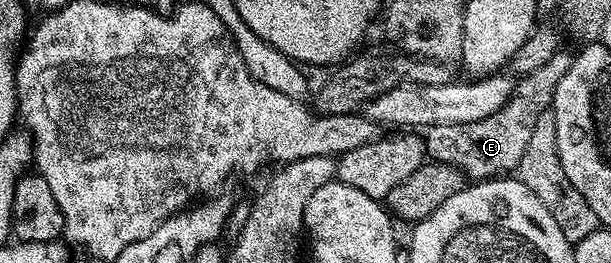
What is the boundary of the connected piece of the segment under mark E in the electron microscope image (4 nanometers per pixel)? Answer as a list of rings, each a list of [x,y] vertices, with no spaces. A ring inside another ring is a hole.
[[[559,51],[539,67],[539,71],[524,74],[513,86],[513,96],[509,102],[495,115],[487,115],[485,119],[458,125],[430,125],[424,130],[426,154],[434,162],[443,165],[454,165],[474,182],[496,179],[514,172],[523,159],[523,151],[527,151],[527,142],[531,139],[531,131],[535,123],[553,104],[553,96],[559,87],[559,79],[567,75],[573,66],[574,54]]]

